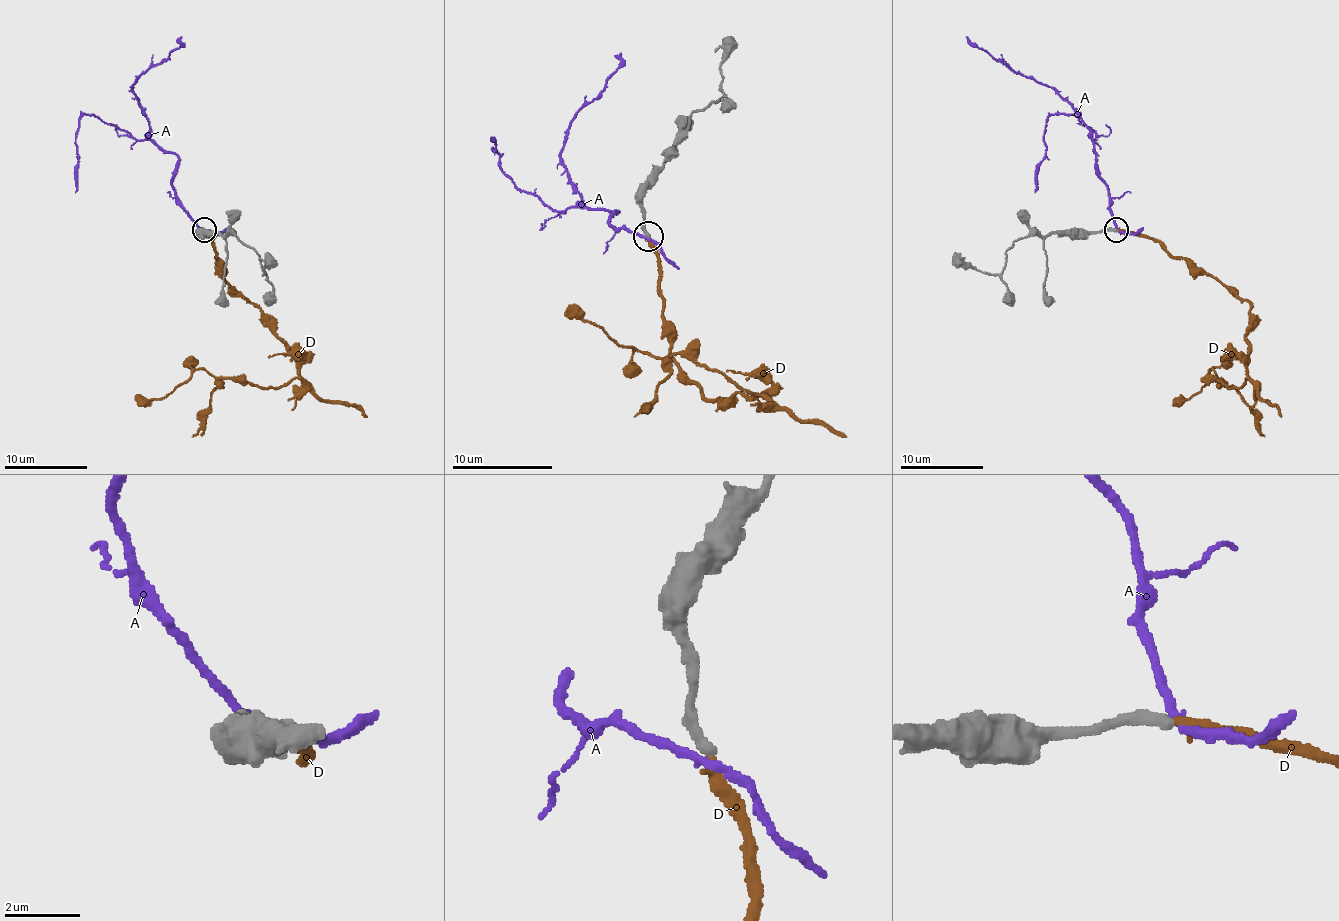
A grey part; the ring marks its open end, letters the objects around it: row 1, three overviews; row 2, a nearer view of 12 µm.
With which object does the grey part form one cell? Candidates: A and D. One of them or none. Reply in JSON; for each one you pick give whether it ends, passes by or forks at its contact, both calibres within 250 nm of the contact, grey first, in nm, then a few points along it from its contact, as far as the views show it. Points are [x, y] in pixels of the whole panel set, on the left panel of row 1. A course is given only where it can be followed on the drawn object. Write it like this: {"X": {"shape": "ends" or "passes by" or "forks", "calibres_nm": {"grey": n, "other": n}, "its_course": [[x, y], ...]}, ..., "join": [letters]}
{"D": {"shape": "ends", "calibres_nm": {"grey": 320, "other": 320}, "its_course": [[203, 231], [212, 235], [222, 276], [259, 309], [298, 375], [261, 388], [197, 369], [164, 398], [138, 404]]}, "join": ["D"]}

